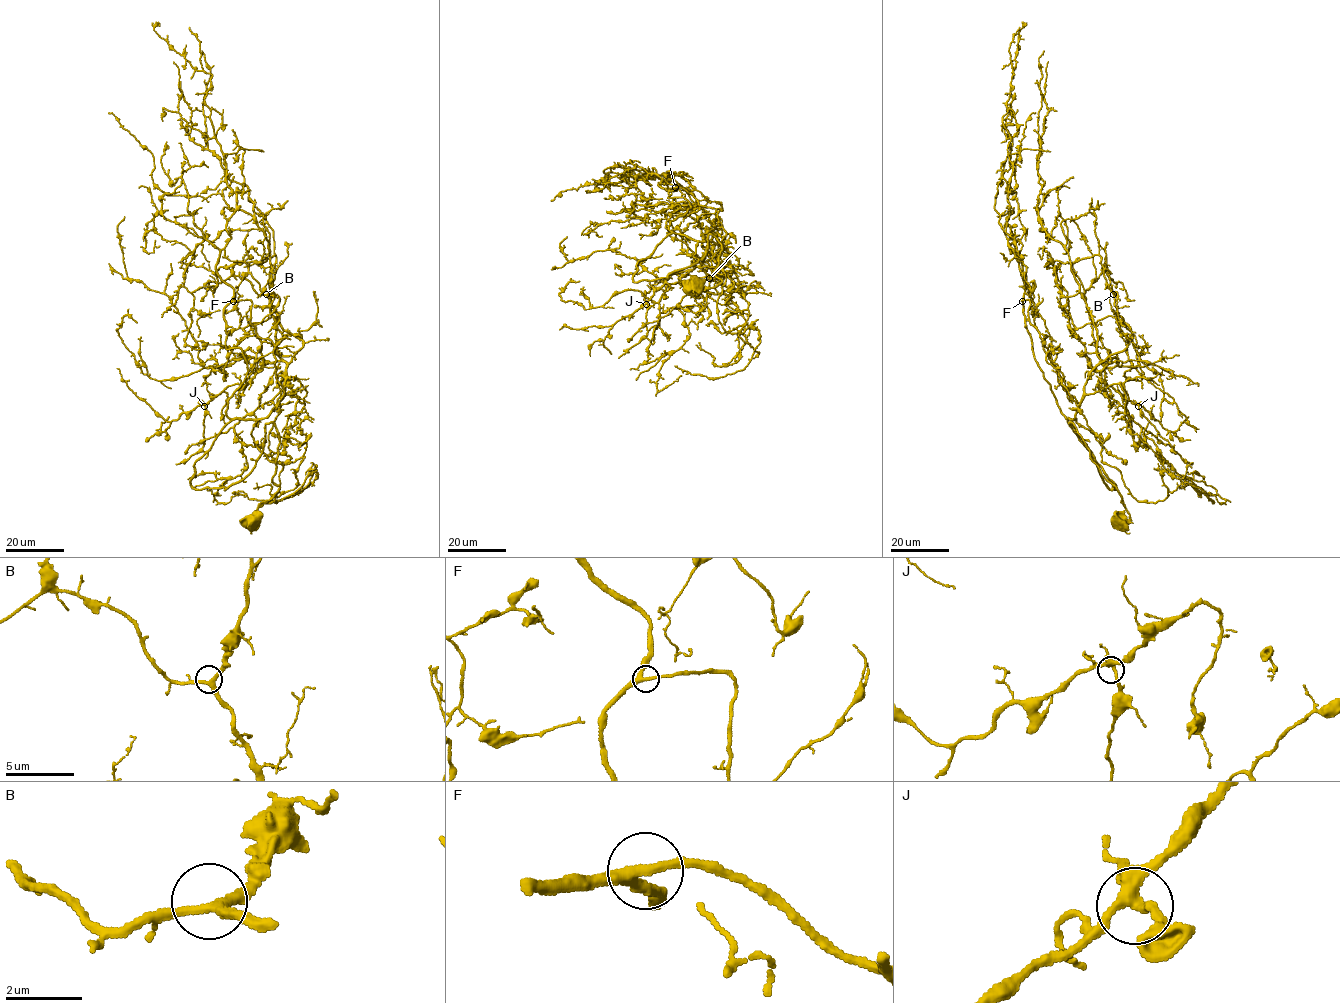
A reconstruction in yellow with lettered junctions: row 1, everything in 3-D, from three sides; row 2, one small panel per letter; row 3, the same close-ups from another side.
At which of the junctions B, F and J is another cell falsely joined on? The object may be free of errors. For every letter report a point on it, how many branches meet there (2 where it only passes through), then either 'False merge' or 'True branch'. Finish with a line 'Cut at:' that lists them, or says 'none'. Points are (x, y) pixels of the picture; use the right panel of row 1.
B: Place: (1113, 294). Branches: 3. True branch
F: Place: (1022, 301). Branches: 3. True branch
J: Place: (1138, 406). Branches: 3. True branch
Cut at: none

